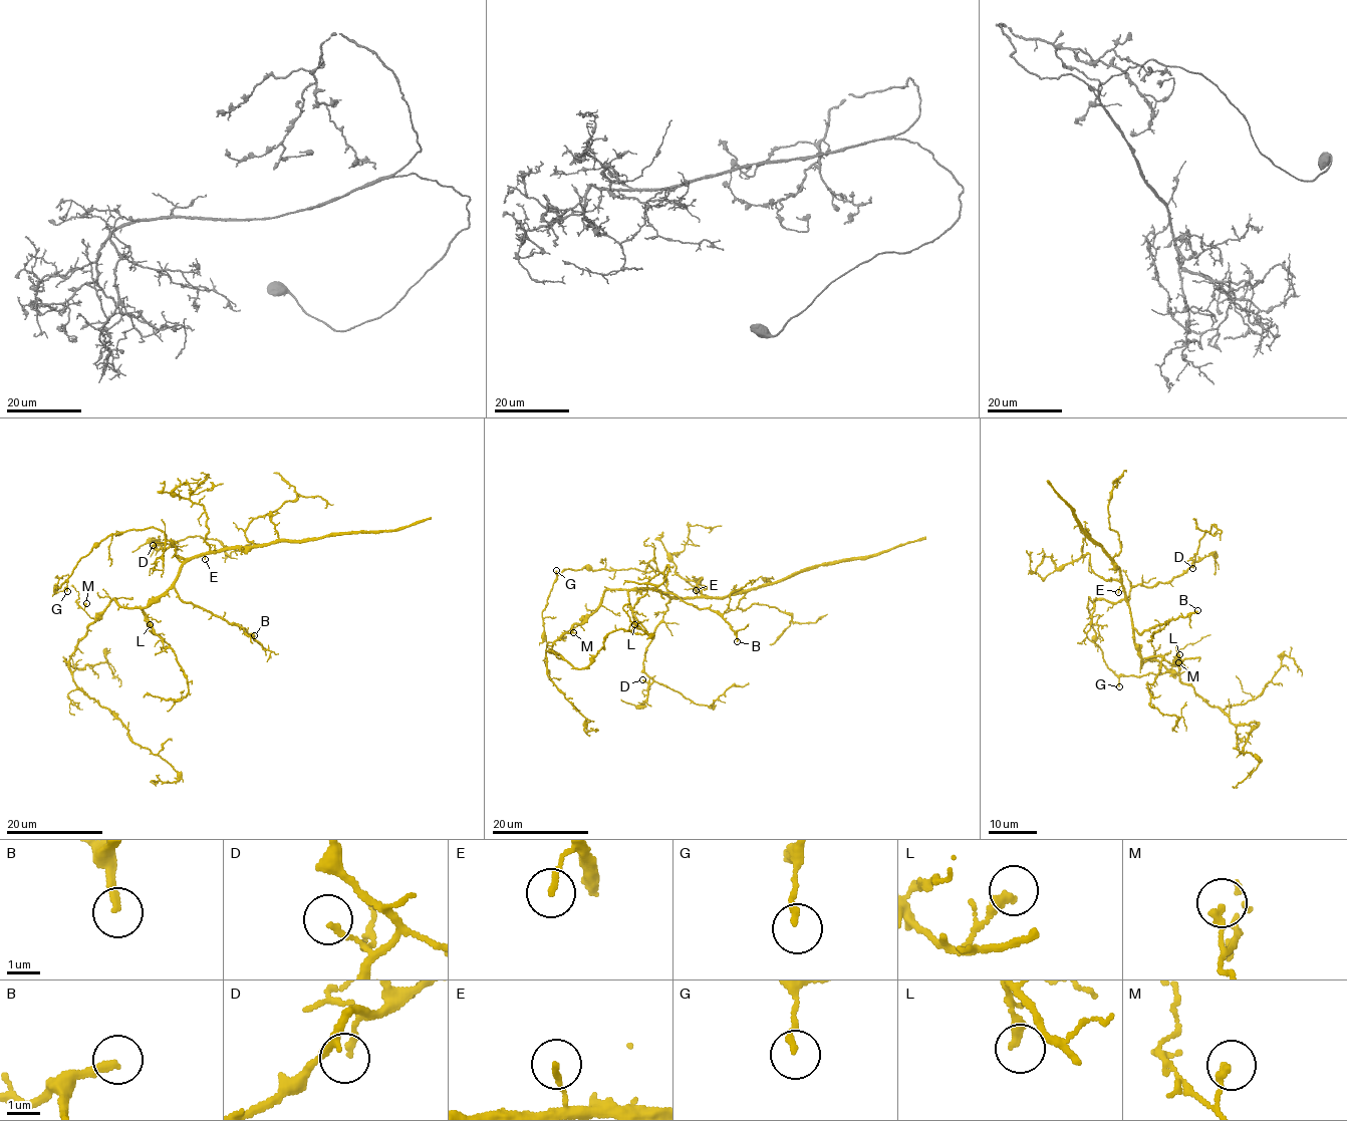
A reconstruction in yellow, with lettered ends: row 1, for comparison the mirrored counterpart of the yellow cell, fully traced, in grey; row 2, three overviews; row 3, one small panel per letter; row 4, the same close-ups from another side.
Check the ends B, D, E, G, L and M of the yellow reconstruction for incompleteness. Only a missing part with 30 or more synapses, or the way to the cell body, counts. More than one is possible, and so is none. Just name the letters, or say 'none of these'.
B

